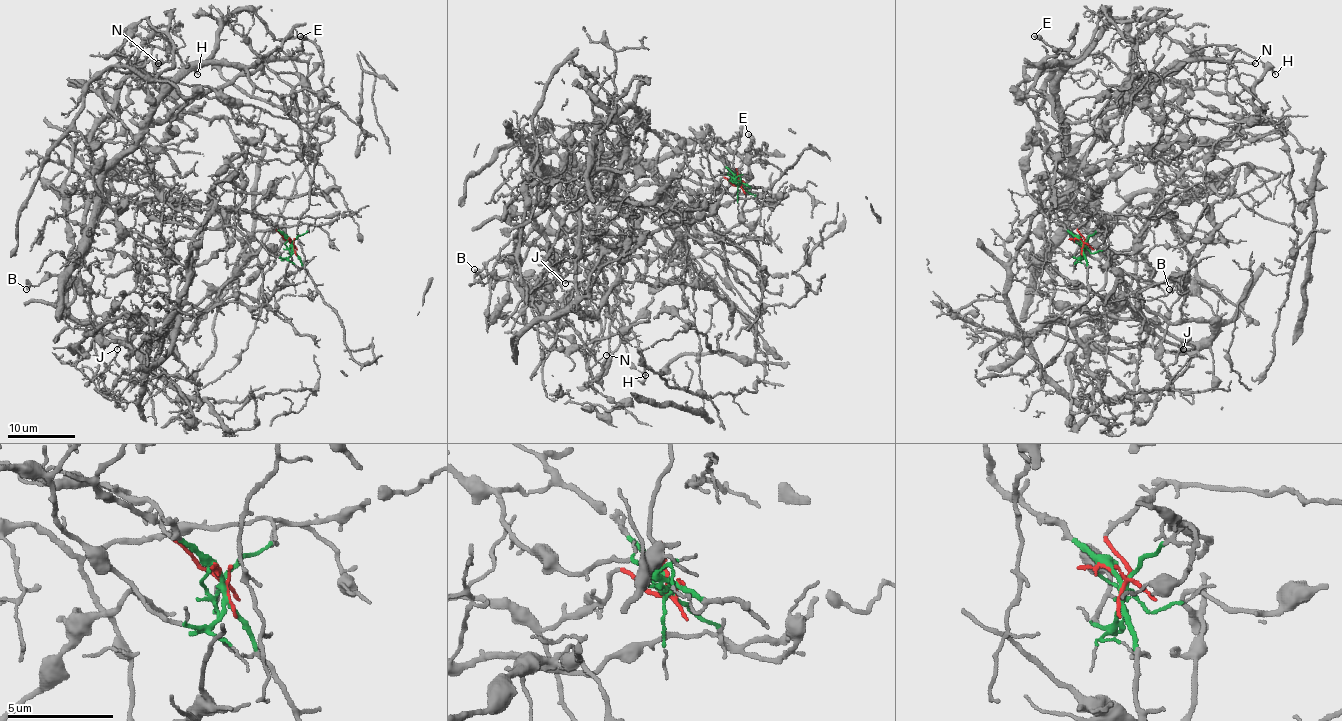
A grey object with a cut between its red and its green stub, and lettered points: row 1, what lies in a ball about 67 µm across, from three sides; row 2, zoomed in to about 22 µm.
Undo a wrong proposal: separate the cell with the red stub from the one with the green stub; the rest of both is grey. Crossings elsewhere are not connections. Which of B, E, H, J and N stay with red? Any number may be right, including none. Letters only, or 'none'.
E, H, N

